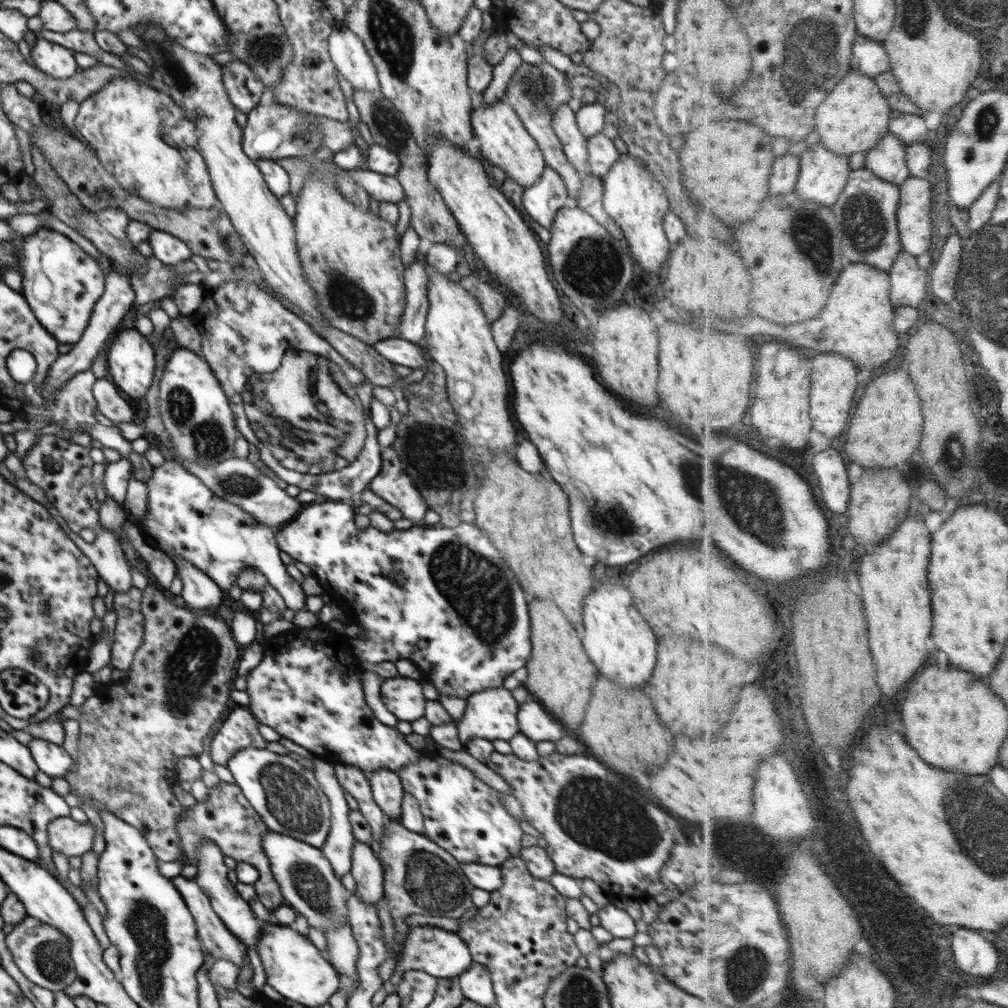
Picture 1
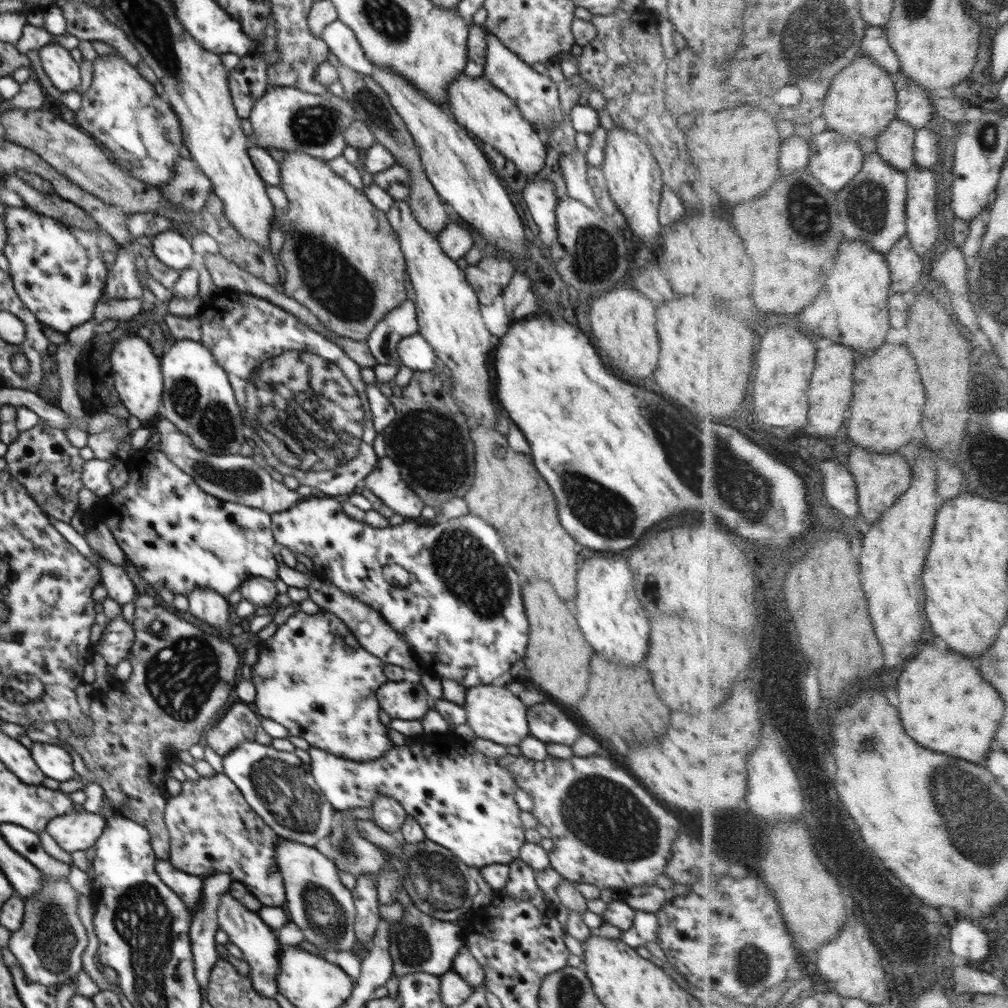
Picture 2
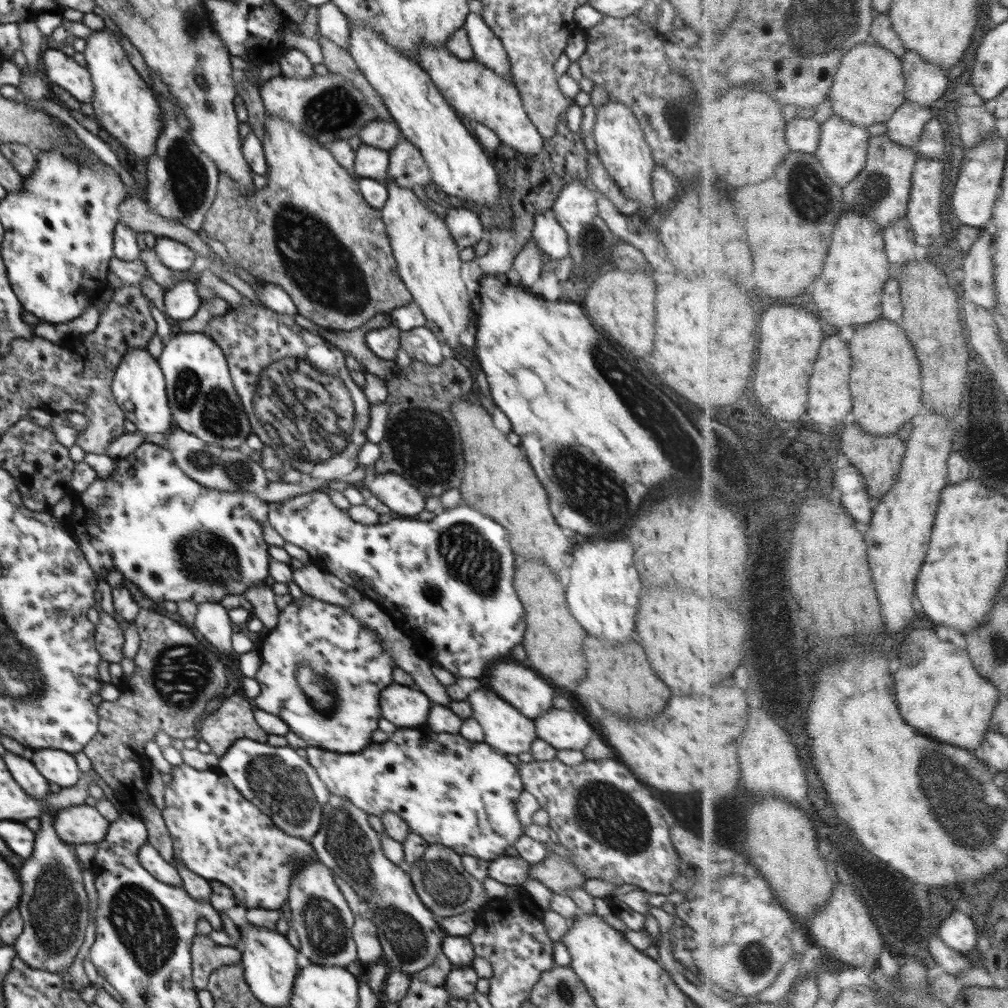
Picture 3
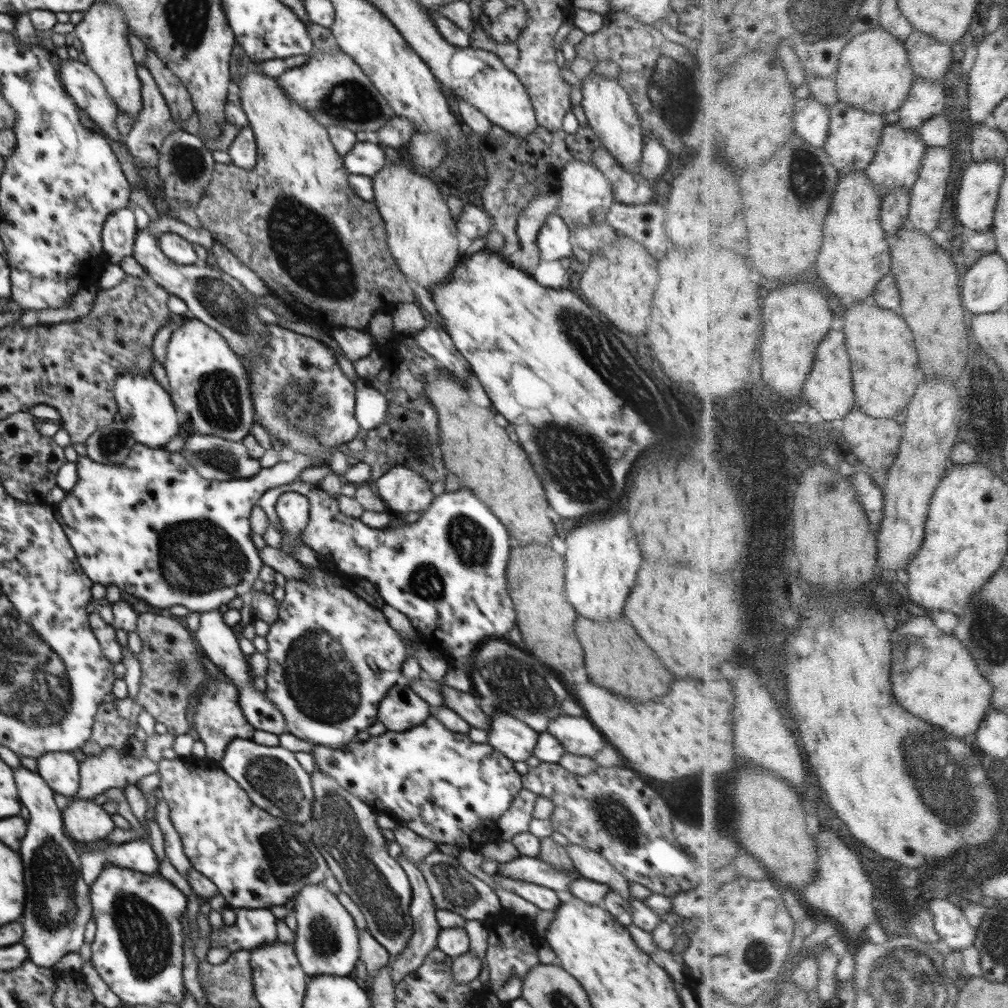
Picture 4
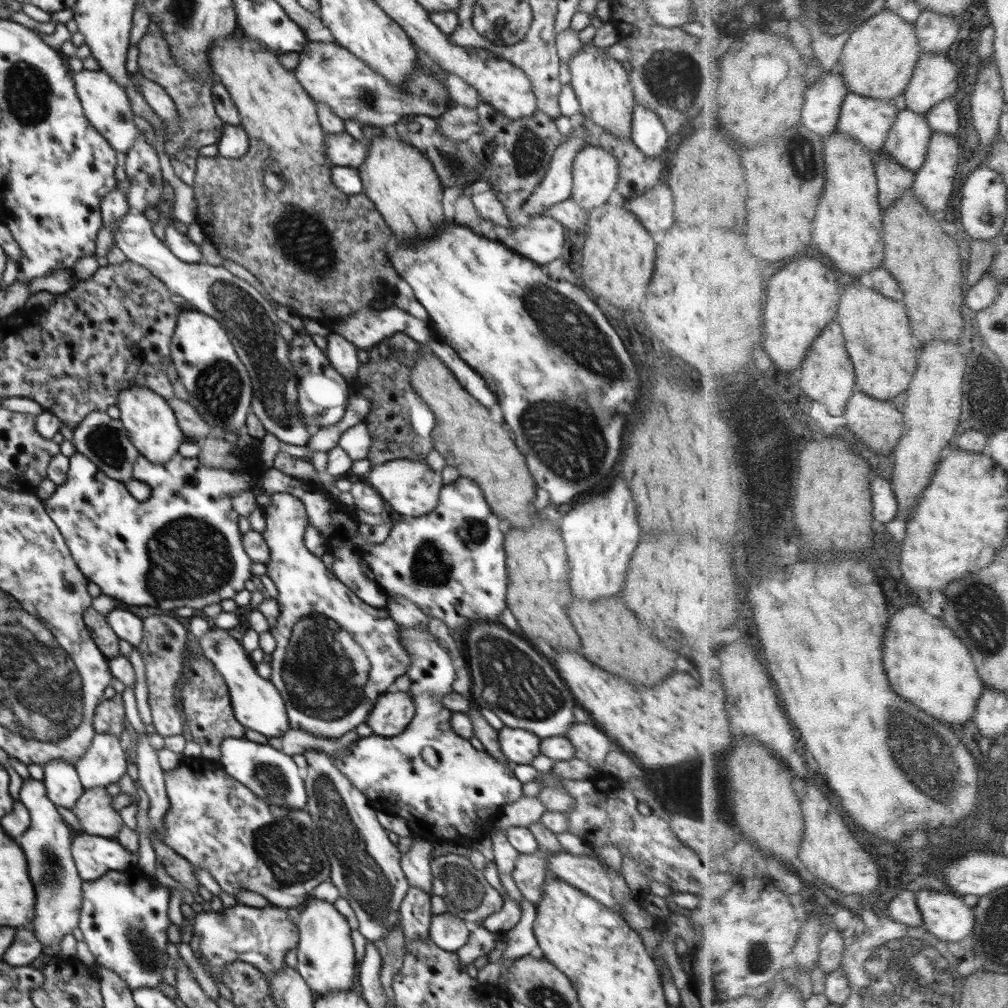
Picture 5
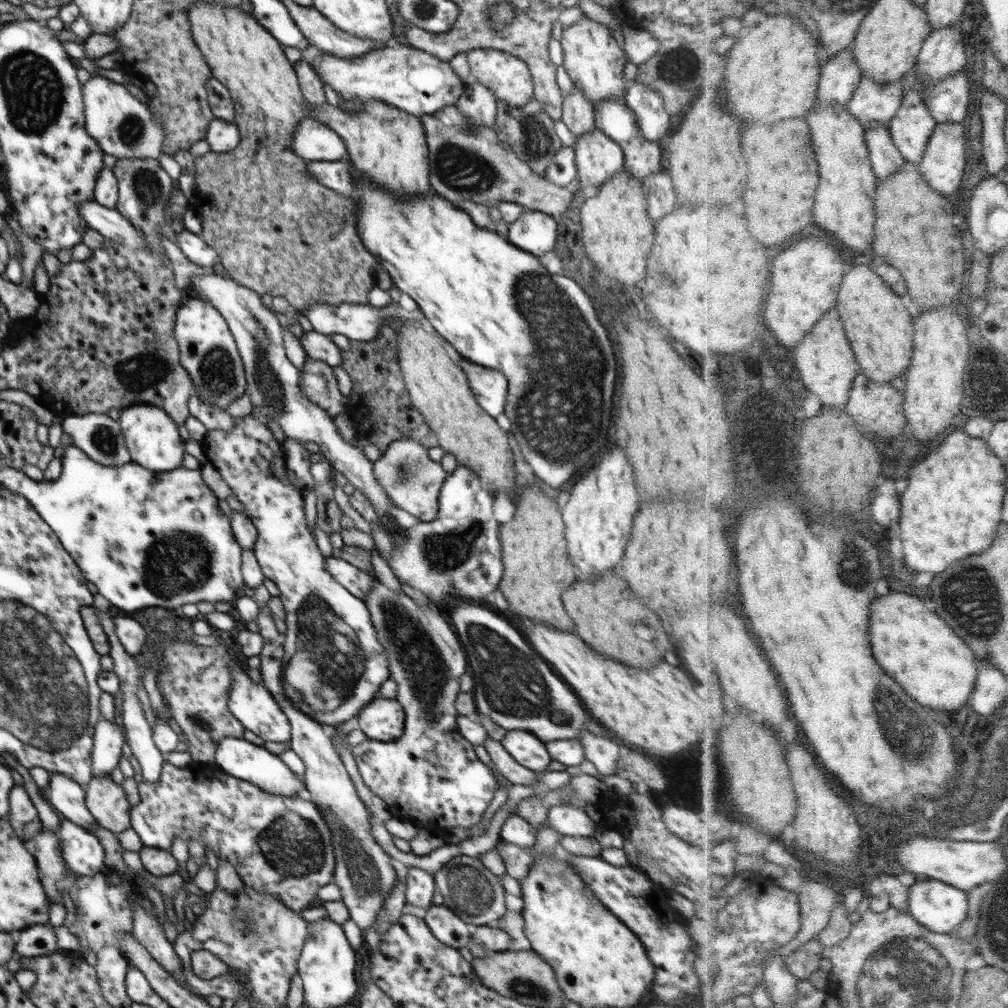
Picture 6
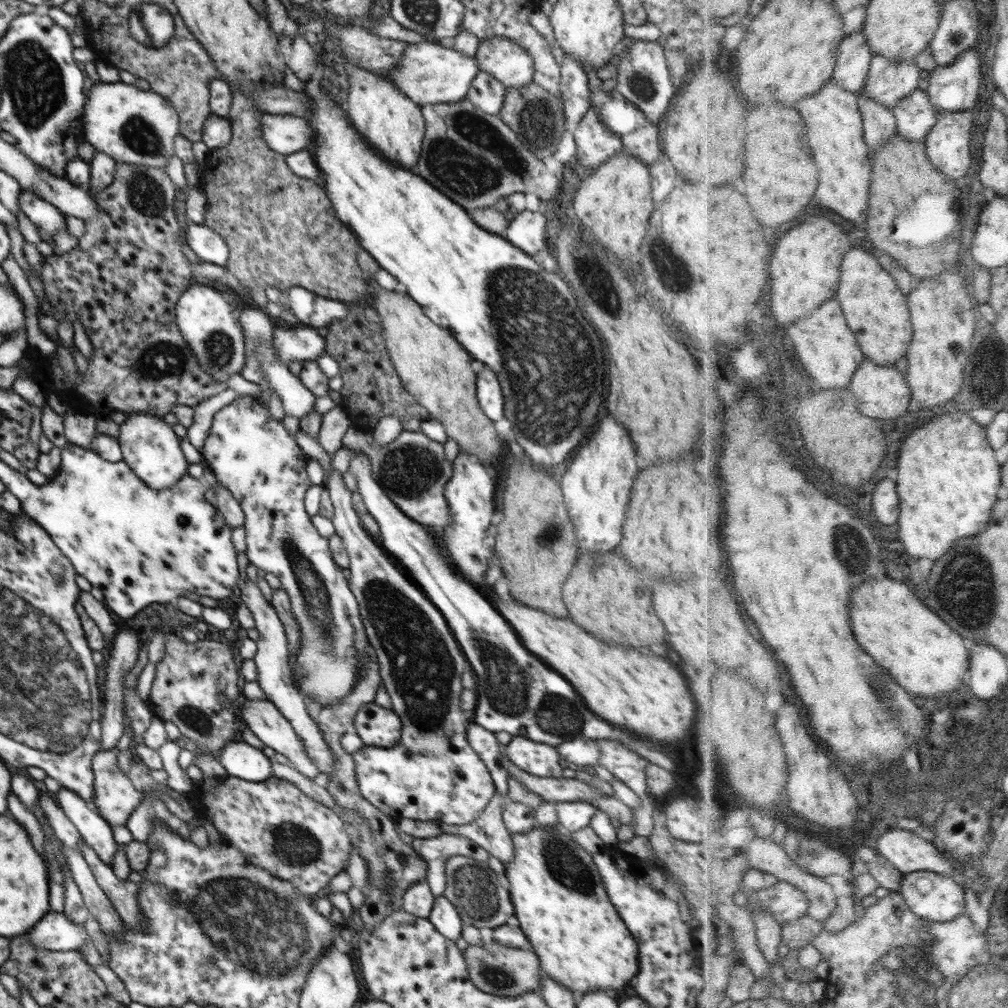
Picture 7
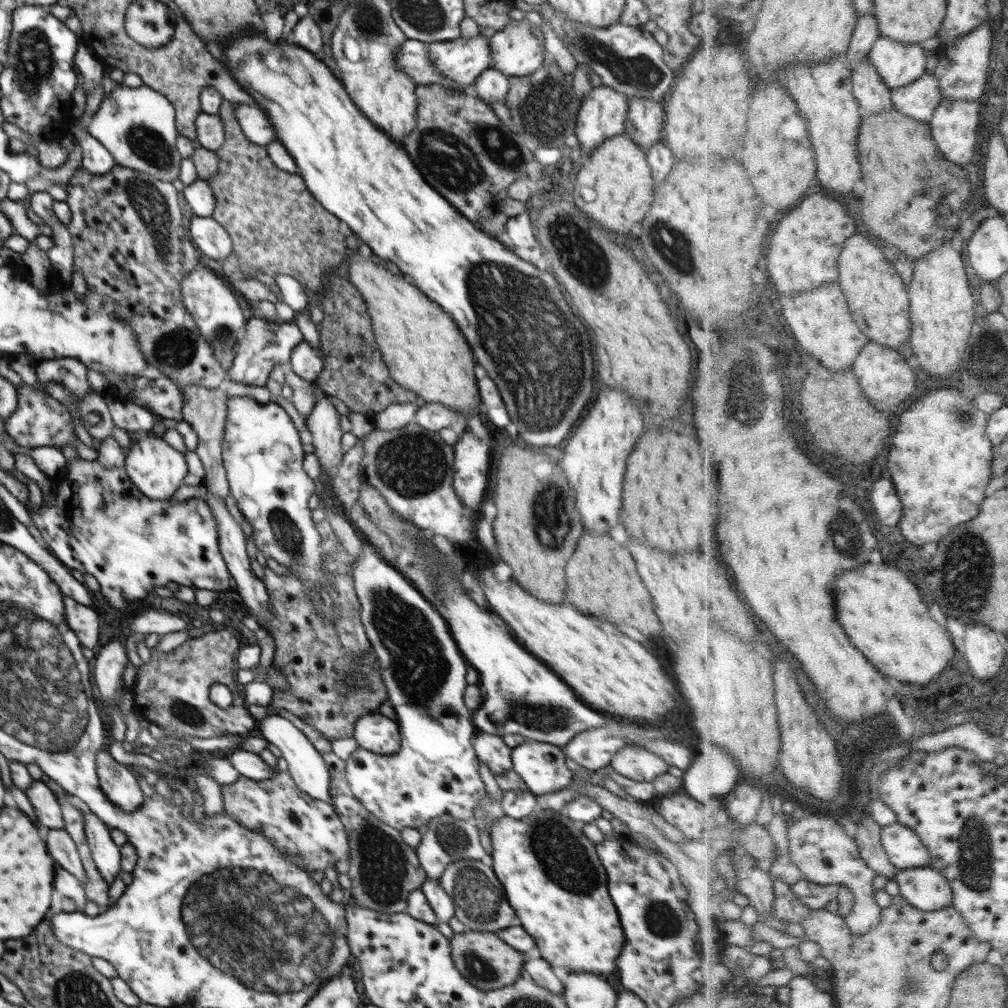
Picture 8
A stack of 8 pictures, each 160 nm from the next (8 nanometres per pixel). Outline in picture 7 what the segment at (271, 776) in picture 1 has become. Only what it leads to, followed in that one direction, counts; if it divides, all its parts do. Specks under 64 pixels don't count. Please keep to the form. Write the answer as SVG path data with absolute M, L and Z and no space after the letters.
M228 741L217 756L230 777L258 782L268 780L273 775L273 759L247 742Z

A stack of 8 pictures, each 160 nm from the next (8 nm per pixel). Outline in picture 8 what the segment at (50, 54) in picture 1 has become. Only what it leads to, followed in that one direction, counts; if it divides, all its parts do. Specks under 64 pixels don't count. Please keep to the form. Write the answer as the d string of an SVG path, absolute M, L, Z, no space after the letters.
M148 86L114 88L94 112L88 124L88 133L110 151L120 166L151 174L163 181L172 182L179 176L183 158L176 147L179 134L174 106L161 93Z

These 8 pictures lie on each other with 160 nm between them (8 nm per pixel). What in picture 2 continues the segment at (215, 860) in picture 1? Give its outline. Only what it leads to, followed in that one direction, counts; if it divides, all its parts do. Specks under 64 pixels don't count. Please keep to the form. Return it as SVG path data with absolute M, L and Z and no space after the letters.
M226 891L219 900L217 908L219 928L229 936L229 940L236 944L243 952L245 961L251 966L250 980L254 990L269 999L278 994L276 977L279 967L279 952L283 949L270 928L258 913L248 910L239 900Z

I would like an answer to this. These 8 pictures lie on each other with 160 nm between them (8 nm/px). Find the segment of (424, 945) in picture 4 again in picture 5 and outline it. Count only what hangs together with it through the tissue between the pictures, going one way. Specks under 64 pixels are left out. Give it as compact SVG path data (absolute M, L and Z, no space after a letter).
M410 886L404 900L400 903L399 922L405 936L405 942L429 936L433 917L431 895L424 889Z

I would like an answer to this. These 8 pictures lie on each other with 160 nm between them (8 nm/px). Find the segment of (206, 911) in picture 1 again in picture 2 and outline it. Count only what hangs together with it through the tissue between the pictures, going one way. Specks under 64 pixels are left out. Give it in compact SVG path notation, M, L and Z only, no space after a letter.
M156 859L155 871L160 878L169 886L183 901L189 910L194 914L199 908L199 902L203 895L203 879L201 876L194 876L187 872L182 872L172 866L167 860Z

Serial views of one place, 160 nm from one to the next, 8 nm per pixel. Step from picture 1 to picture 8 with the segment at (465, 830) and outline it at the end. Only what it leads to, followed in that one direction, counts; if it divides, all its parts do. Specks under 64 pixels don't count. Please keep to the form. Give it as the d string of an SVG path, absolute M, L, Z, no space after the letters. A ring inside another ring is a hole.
M329 395L321 401L317 401L314 405L313 411L306 419L307 428L312 434L312 444L315 447L314 454L319 458L319 463L324 474L330 477L334 477L337 473L337 466L341 463L343 452L341 451L341 438L344 432L340 429L340 421L338 418L338 412L330 401L328 401ZM362 539L362 556L352 567L352 579L359 604L361 622L369 638L371 648L381 666L382 681L388 690L388 699L397 714L401 734L401 747L394 755L376 755L358 748L346 763L346 780L353 795L388 826L401 831L427 826L438 816L450 815L458 820L471 819L481 798L487 796L481 779L479 758L473 747L476 728L472 716L474 710L464 706L464 690L468 662L457 647L446 620L429 600L418 591L393 565L386 563L370 543Z

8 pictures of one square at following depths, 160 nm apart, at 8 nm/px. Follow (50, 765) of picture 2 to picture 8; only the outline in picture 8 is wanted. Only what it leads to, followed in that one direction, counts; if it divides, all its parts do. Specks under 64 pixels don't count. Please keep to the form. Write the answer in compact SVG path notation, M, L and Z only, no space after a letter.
M71 796L69 801L77 806L84 817L84 830L95 865L102 878L111 885L122 874L121 852L113 841L110 829L78 797Z

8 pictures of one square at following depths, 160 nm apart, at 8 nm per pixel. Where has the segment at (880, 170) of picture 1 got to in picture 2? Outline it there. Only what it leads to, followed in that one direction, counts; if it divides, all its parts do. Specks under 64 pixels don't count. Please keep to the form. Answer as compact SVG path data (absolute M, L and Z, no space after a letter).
M898 117L877 139L878 150L890 164L909 172L917 165L917 138L918 130Z

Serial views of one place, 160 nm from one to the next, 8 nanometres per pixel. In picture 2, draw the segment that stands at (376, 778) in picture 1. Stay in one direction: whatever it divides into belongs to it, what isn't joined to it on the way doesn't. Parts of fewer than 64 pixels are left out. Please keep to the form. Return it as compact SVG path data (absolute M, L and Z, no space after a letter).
M380 795L375 798L370 811L372 812L373 821L378 827L390 835L399 836L402 824L404 824L408 814L398 801Z

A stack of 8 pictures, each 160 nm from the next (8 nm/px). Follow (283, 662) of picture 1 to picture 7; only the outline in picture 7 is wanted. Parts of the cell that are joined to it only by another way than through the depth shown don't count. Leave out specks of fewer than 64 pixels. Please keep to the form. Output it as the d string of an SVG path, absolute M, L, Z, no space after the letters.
M250 395L239 396L235 398L230 404L227 404L222 410L219 410L213 418L212 426L210 427L208 436L206 437L204 446L202 447L202 457L205 459L212 472L217 477L217 482L220 482L231 493L232 496L238 500L245 514L245 542L246 542L246 556L250 560L250 563L265 573L272 573L276 575L282 583L282 589L289 595L290 605L292 605L292 613L296 617L299 627L300 646L297 650L297 655L293 657L293 668L295 674L296 683L298 688L302 691L304 696L310 696L315 698L323 707L337 704L339 700L344 697L348 697L354 687L356 687L356 674L357 664L359 660L365 660L367 654L373 650L373 646L366 636L365 627L363 626L359 614L359 608L354 593L350 591L348 581L342 574L342 569L337 566L332 558L332 554L329 550L329 540L322 537L310 520L310 515L305 509L305 494L308 487L312 485L306 472L307 459L306 454L297 445L294 436L290 436L289 432L282 422L272 419L268 412L268 407L260 405L257 398Z

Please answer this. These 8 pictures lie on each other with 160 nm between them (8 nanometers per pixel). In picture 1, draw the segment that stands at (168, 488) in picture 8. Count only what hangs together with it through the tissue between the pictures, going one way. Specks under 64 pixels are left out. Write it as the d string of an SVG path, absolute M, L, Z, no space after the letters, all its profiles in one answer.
M120 327L116 331L116 336L110 342L110 350L107 355L107 368L112 375L114 384L125 394L133 404L148 392L152 380L154 380L154 370L156 370L156 360L154 359L153 346L147 337L142 335L136 328Z

